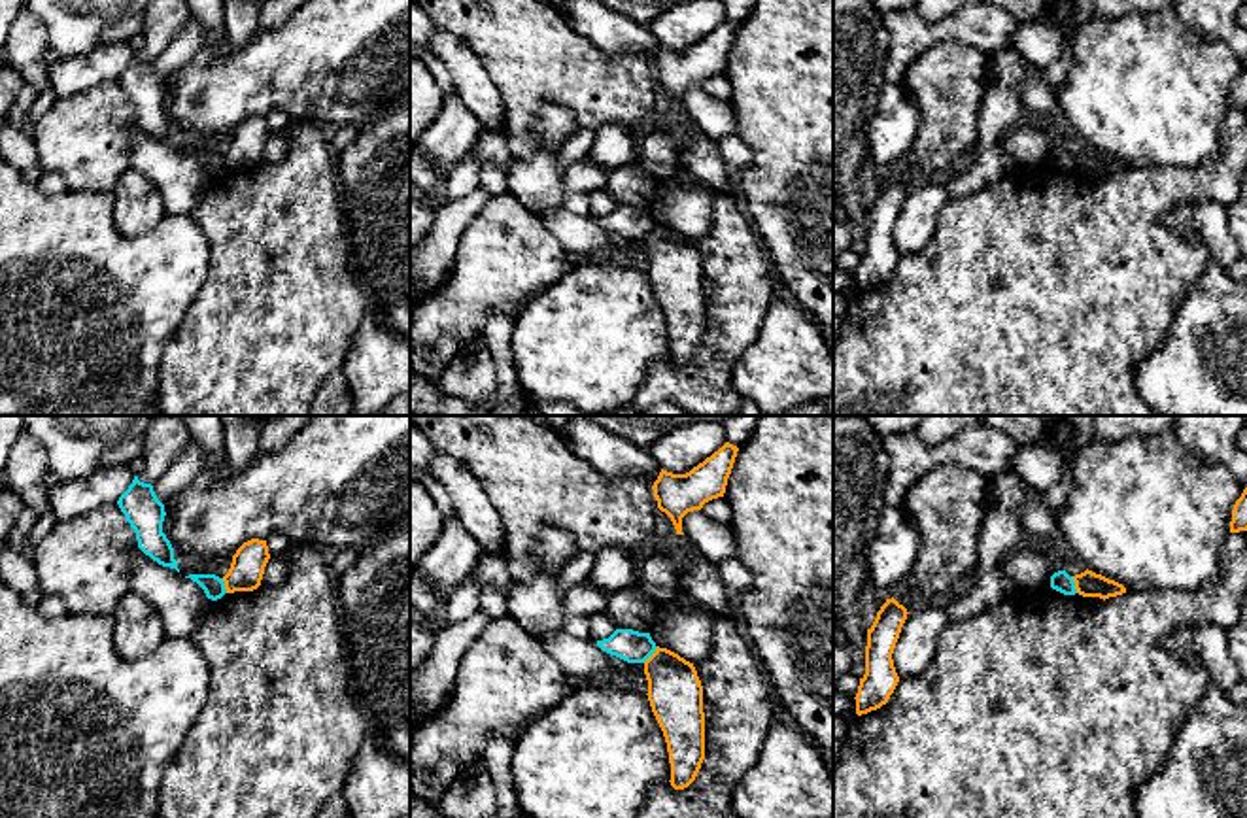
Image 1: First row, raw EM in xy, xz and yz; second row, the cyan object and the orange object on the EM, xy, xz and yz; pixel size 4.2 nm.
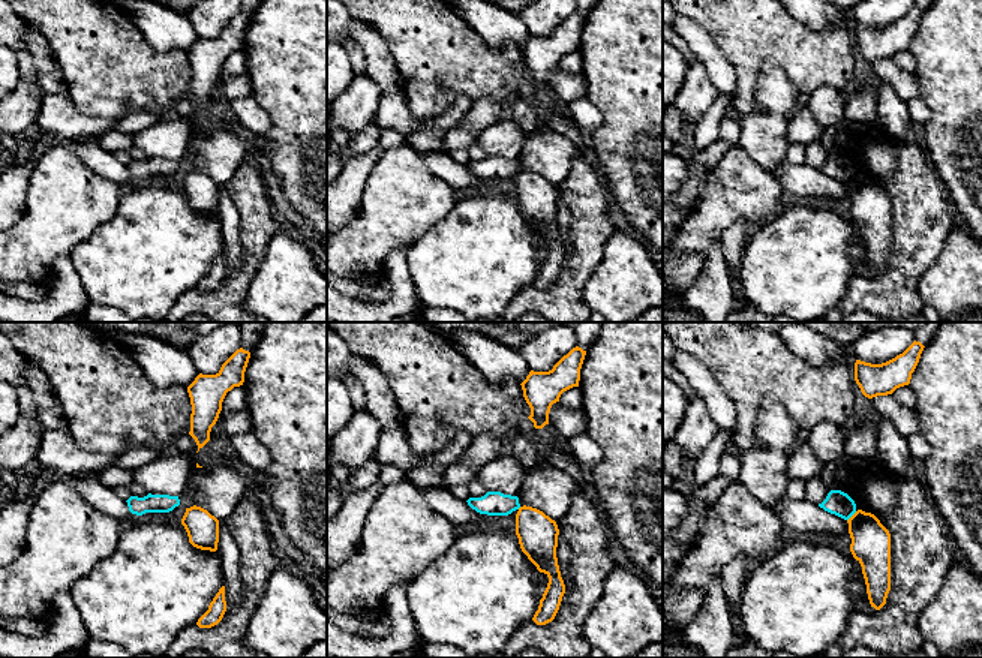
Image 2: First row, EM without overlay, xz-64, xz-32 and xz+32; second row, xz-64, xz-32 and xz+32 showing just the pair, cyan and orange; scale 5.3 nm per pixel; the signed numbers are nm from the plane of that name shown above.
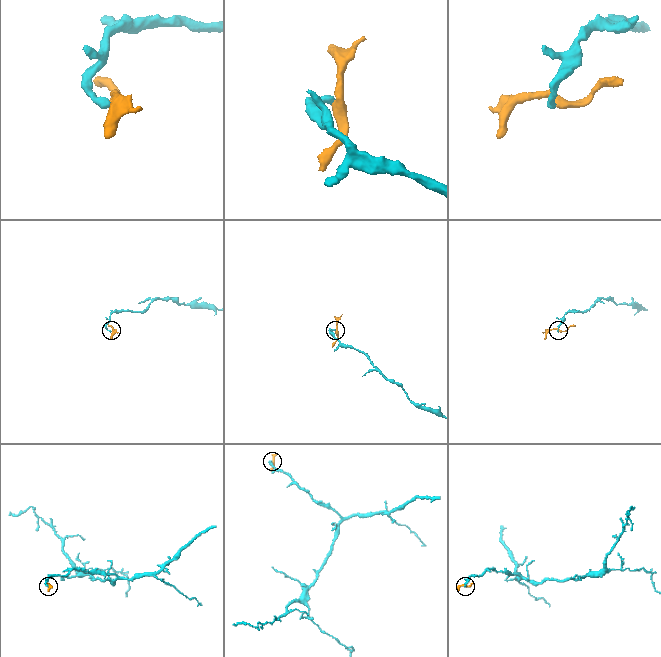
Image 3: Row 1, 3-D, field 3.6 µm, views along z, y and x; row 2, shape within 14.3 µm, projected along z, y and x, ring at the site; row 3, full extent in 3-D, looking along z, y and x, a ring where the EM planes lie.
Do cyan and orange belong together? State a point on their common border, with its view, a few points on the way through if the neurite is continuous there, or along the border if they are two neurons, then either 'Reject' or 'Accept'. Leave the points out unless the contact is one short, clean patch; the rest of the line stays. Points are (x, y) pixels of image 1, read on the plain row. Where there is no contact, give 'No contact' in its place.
Touches cyan at xz (650, 231). Boundary: xz (658, 223), (643, 238). Reject

